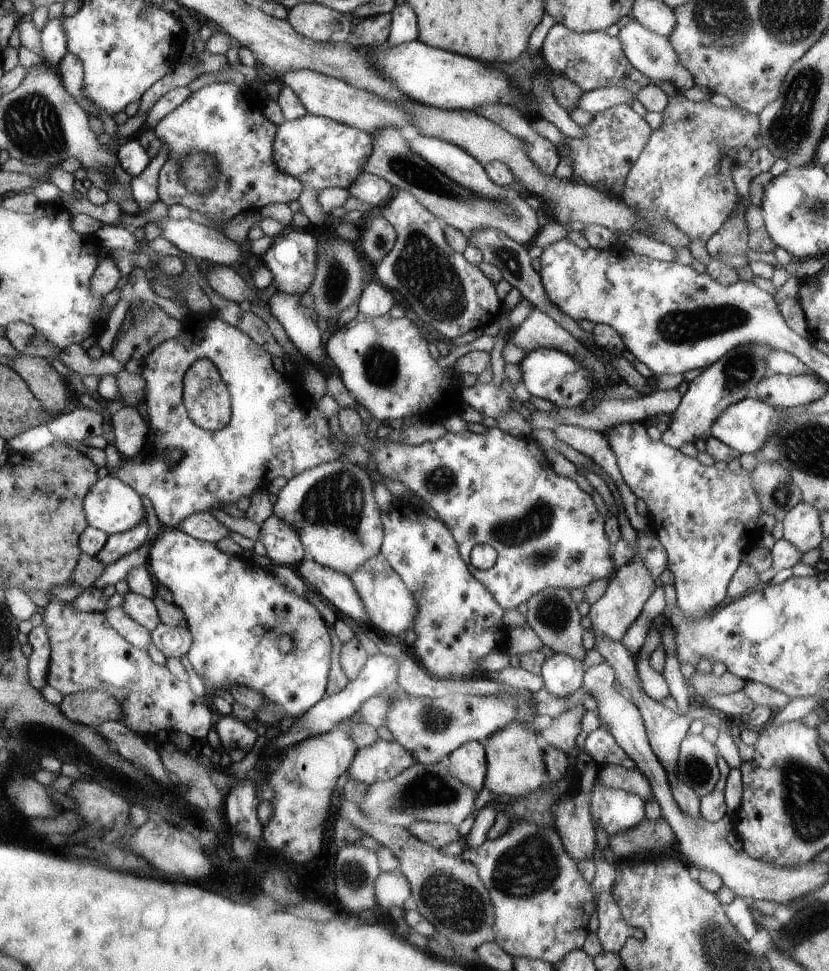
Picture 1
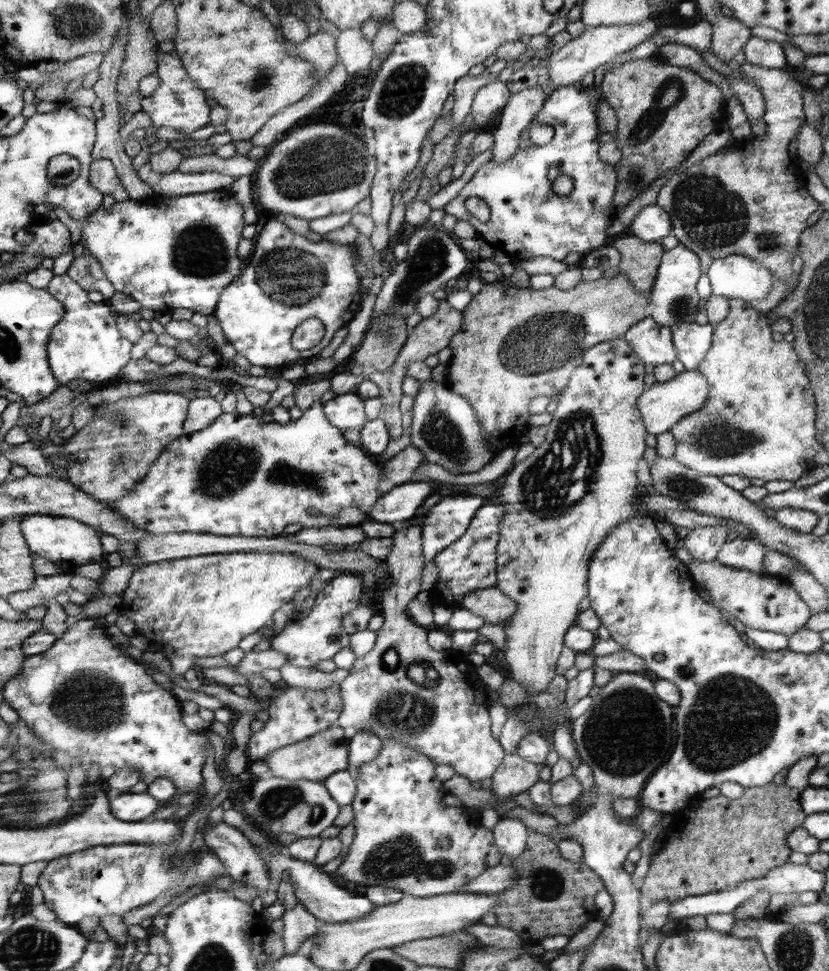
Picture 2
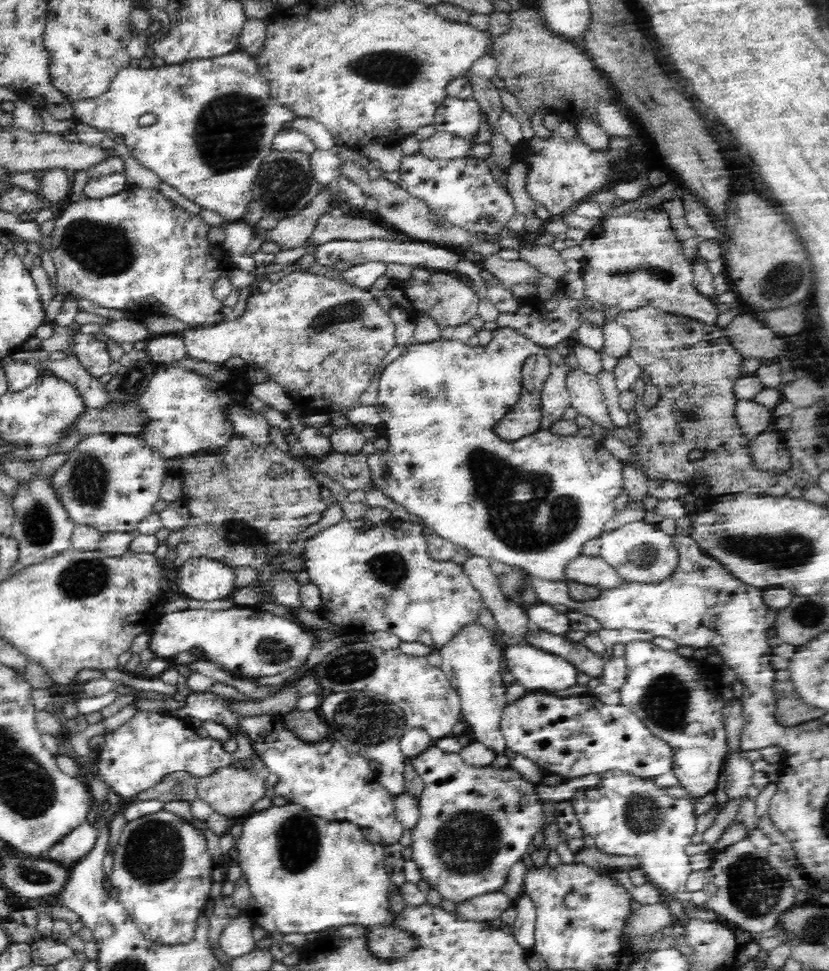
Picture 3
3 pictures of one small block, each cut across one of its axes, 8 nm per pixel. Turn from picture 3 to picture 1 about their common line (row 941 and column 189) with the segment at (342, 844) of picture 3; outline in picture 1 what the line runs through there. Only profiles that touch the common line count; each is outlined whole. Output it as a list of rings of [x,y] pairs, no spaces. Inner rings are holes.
[[[198,359],[185,374],[183,400],[189,415],[200,430],[220,431],[232,418],[232,397],[229,387],[222,380],[217,365],[208,359]]]

